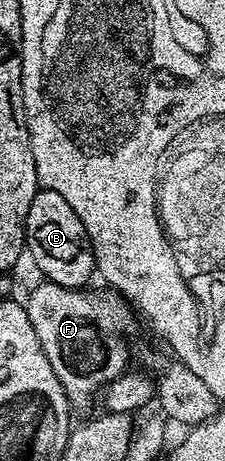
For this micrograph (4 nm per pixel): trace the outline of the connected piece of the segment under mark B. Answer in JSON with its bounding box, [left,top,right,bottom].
[25,190,95,289]

